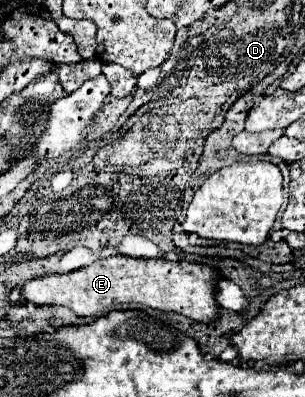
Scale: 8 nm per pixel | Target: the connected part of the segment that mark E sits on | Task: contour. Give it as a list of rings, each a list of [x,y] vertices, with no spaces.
[[[110,256],[92,262],[68,274],[50,274],[28,280],[20,288],[24,302],[36,306],[66,306],[78,316],[98,316],[108,312],[114,304],[142,304],[160,312],[178,312],[196,322],[210,322],[218,316],[218,302],[214,300],[214,278],[218,274],[204,264],[172,262],[166,258],[146,260],[132,256]]]

